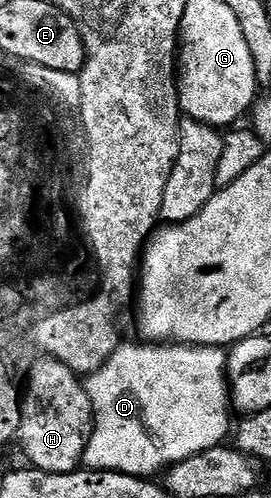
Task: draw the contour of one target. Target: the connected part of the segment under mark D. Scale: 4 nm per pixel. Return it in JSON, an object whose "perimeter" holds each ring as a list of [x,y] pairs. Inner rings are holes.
{"perimeter":[[[121,343],[109,355],[109,359],[97,372],[86,378],[85,388],[91,397],[91,410],[95,413],[95,423],[91,427],[91,438],[83,456],[83,465],[91,471],[106,471],[108,473],[127,473],[130,477],[144,479],[154,478],[154,473],[162,474],[172,465],[181,463],[193,455],[201,455],[210,449],[220,448],[223,441],[228,440],[233,429],[231,421],[232,410],[229,408],[229,382],[227,379],[227,353],[222,348],[213,345],[180,345],[178,343],[142,343],[143,345],[127,345]]]}

